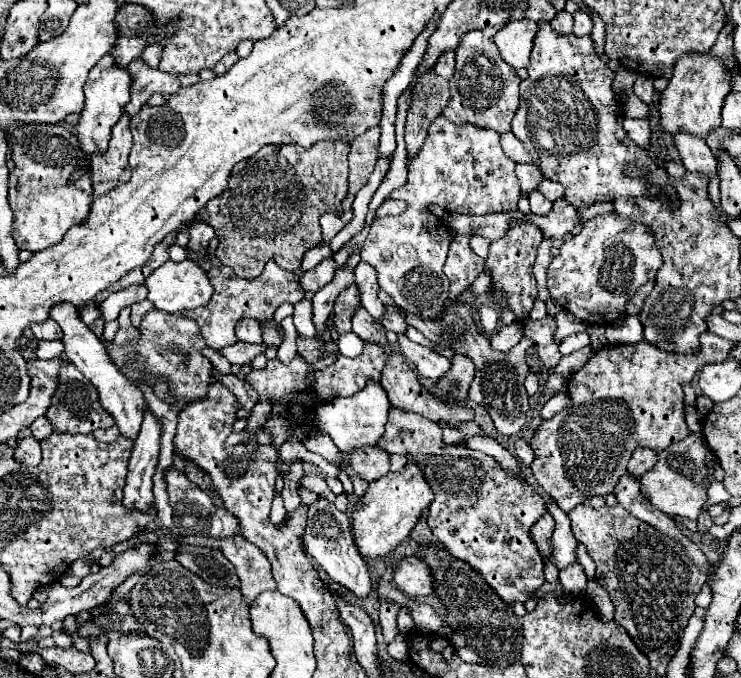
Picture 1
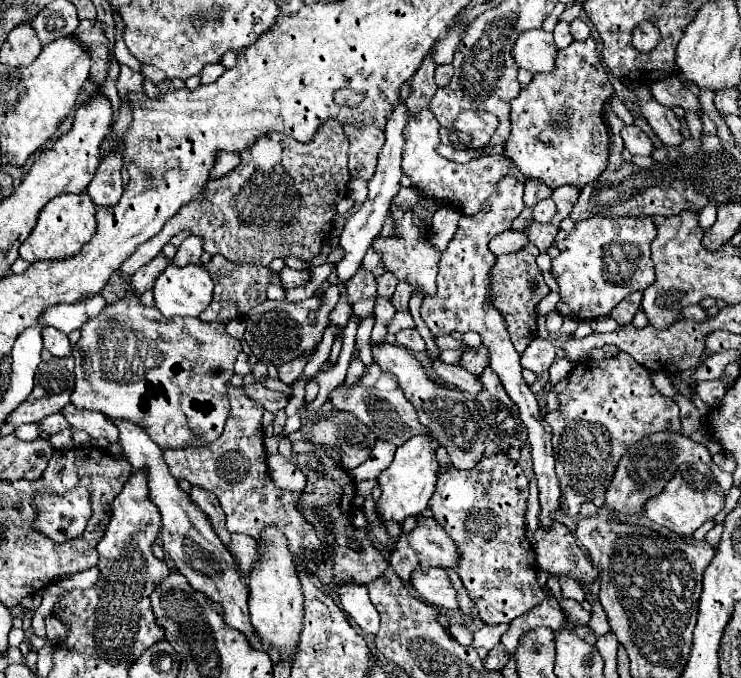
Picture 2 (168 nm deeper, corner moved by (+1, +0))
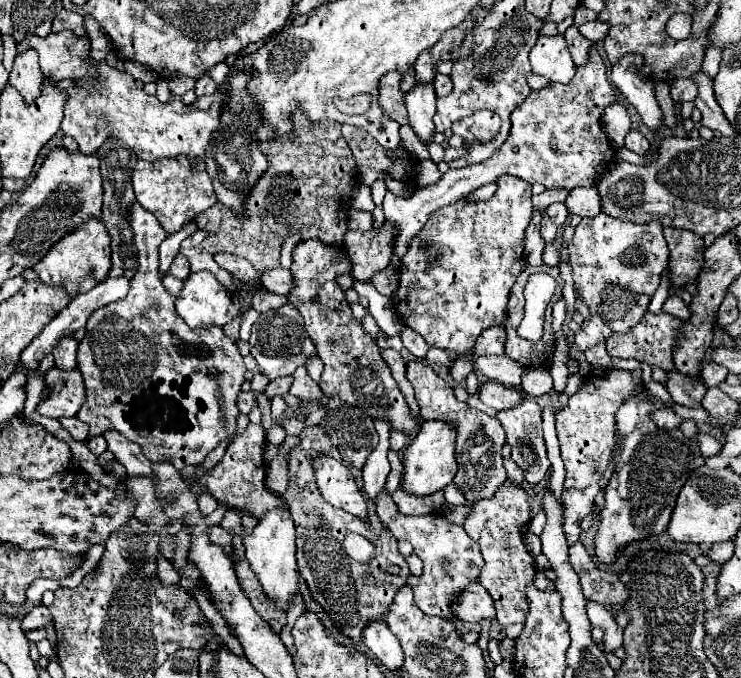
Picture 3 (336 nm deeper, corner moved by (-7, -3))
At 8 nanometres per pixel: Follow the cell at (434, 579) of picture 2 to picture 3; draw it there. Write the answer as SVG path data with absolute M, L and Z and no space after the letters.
M477 581L471 583L459 597L455 607L455 615L467 623L479 623L483 619L495 619L495 603L487 589Z

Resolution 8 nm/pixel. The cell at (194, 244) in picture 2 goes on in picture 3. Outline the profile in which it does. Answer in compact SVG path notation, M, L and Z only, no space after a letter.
M179 253L179 255L177 255L177 259L171 263L171 267L169 267L167 275L177 277L177 279L187 279L187 275L189 275L189 261L187 261L187 257Z

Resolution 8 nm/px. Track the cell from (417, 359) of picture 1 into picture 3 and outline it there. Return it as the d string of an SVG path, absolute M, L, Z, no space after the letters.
M485 381L479 389L479 397L485 405L489 405L497 411L503 411L503 409L513 409L515 405L519 405L523 401L525 393L519 389L511 389L501 383L495 383L495 381Z

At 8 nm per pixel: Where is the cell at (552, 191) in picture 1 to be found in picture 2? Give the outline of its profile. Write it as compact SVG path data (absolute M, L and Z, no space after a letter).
M559 186L559 188L553 190L551 200L557 204L557 214L553 216L551 224L553 224L555 228L559 228L559 222L561 222L563 218L567 218L567 214L569 214L571 206L575 204L577 196L579 196L579 190L577 190L575 186Z

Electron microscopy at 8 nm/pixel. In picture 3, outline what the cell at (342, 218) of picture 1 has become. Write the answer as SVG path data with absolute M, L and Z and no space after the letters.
M358 183L353 189L351 206L354 209L373 212L375 204L371 196L371 188L365 184Z

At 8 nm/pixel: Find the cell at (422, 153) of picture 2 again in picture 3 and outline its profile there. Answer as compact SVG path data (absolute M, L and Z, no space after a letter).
M415 83L413 89L405 93L405 107L409 111L411 127L423 143L429 143L435 133L435 125L431 121L435 115L435 101L437 95L431 83Z

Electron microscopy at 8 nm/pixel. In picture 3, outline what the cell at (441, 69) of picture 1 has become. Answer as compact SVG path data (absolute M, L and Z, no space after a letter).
M437 73L437 75L435 75L435 79L433 79L433 87L435 87L437 97L445 97L445 95L449 95L449 93L451 93L453 83L451 83L449 75L441 75L441 73Z

